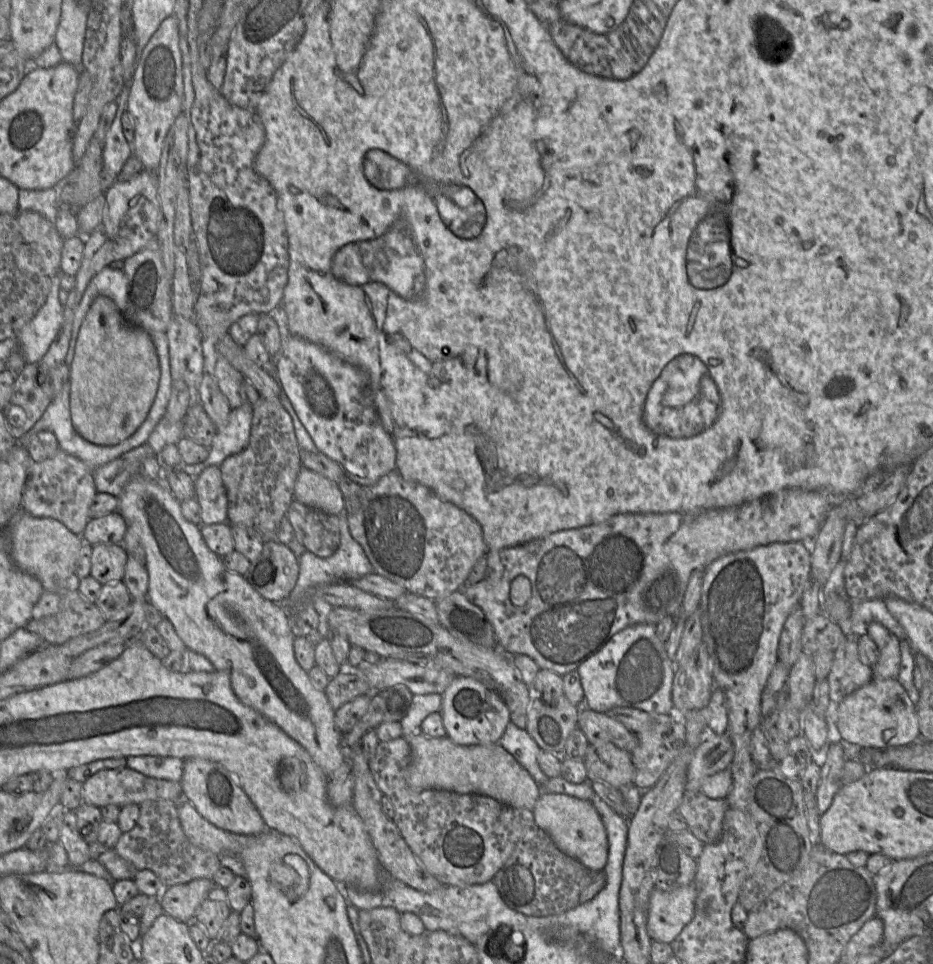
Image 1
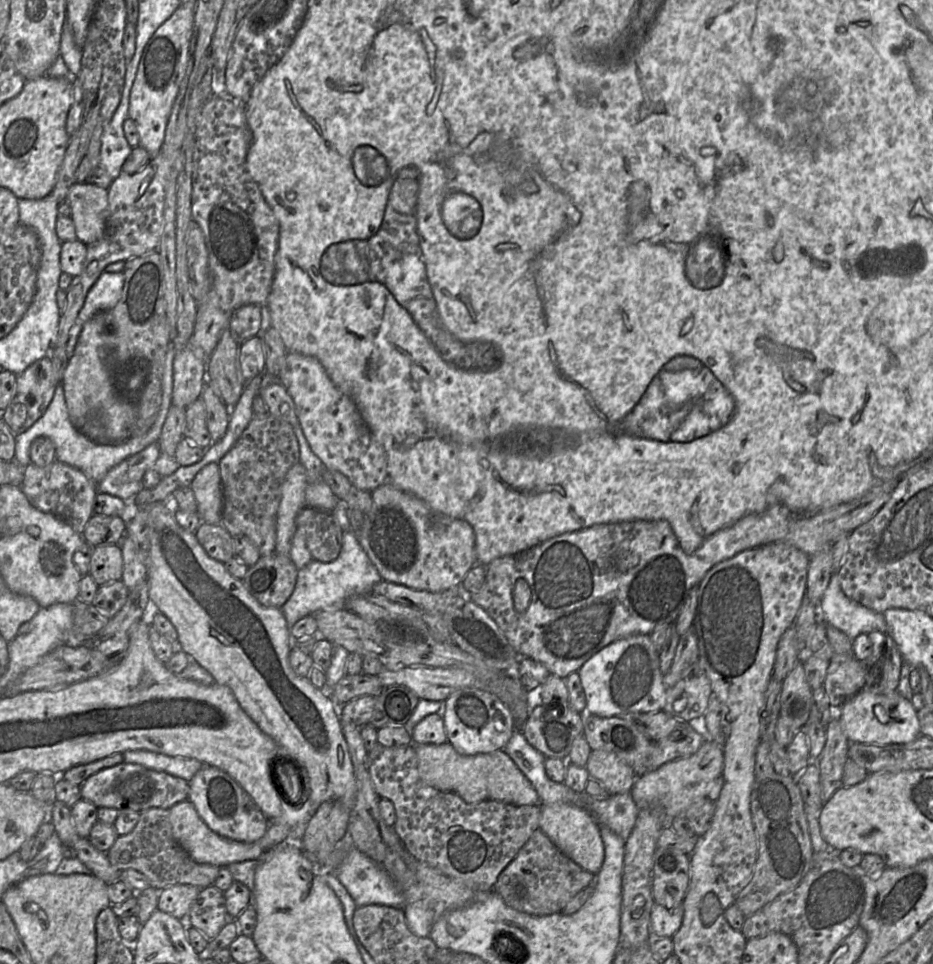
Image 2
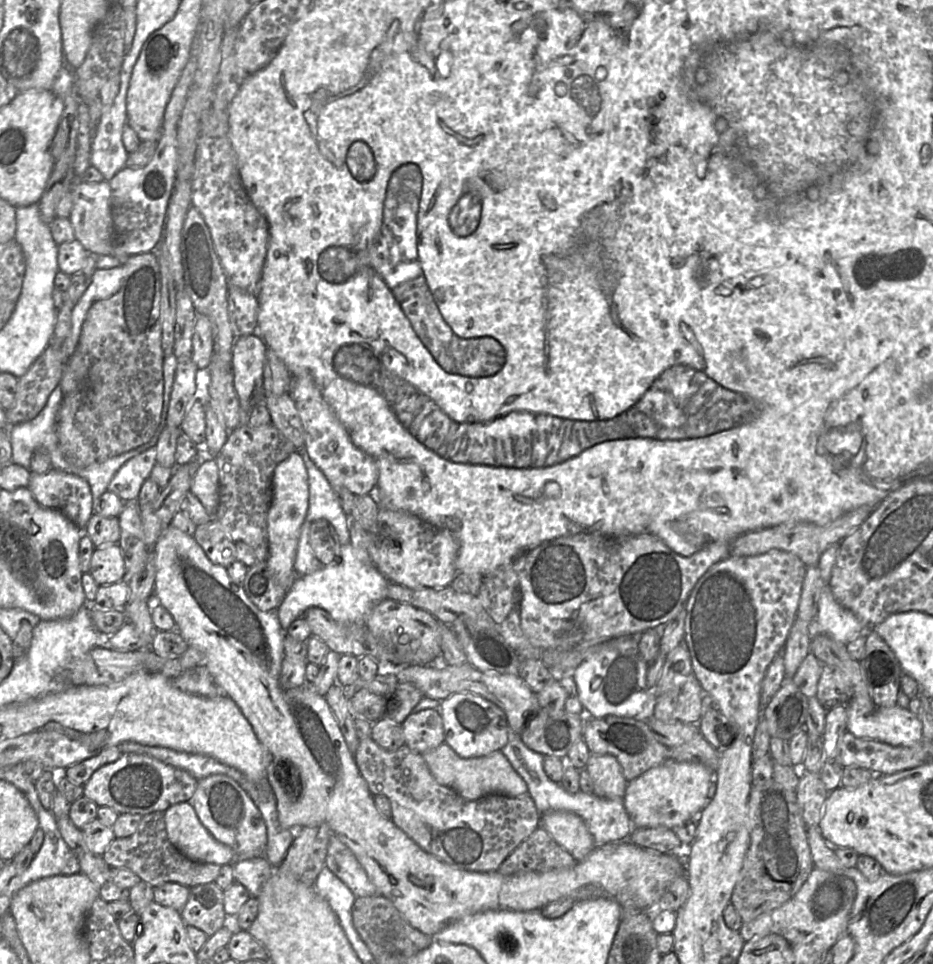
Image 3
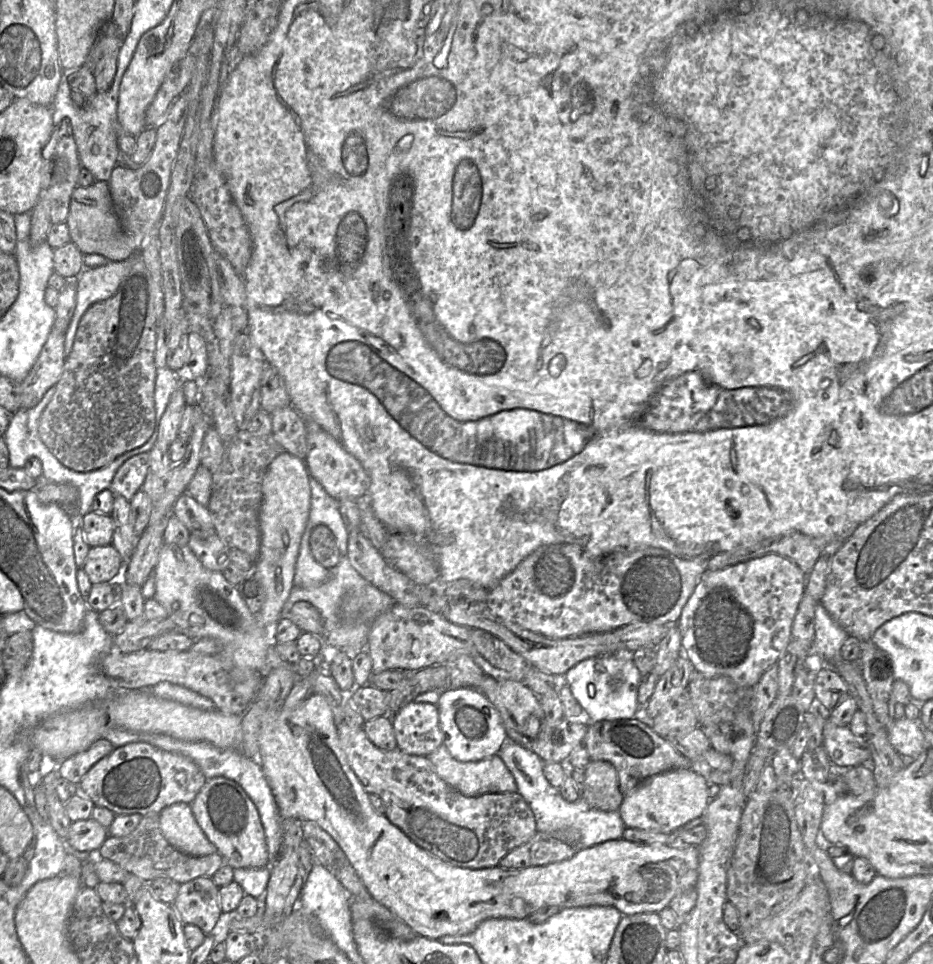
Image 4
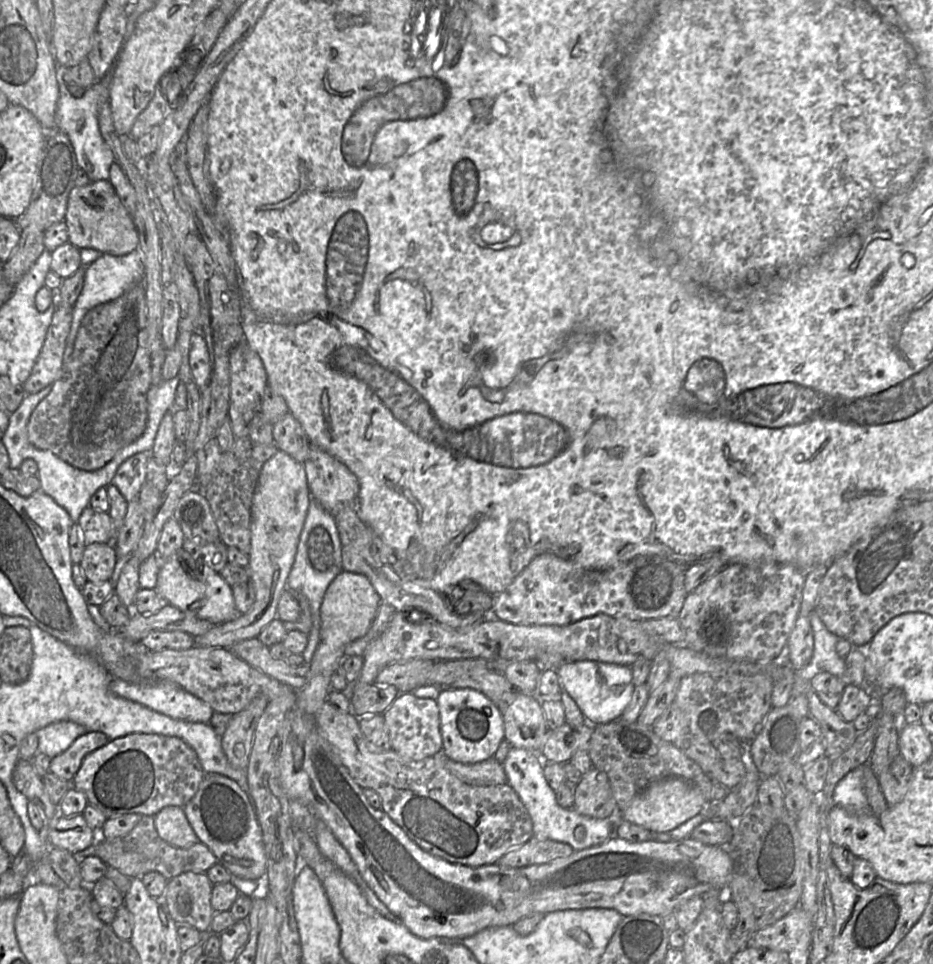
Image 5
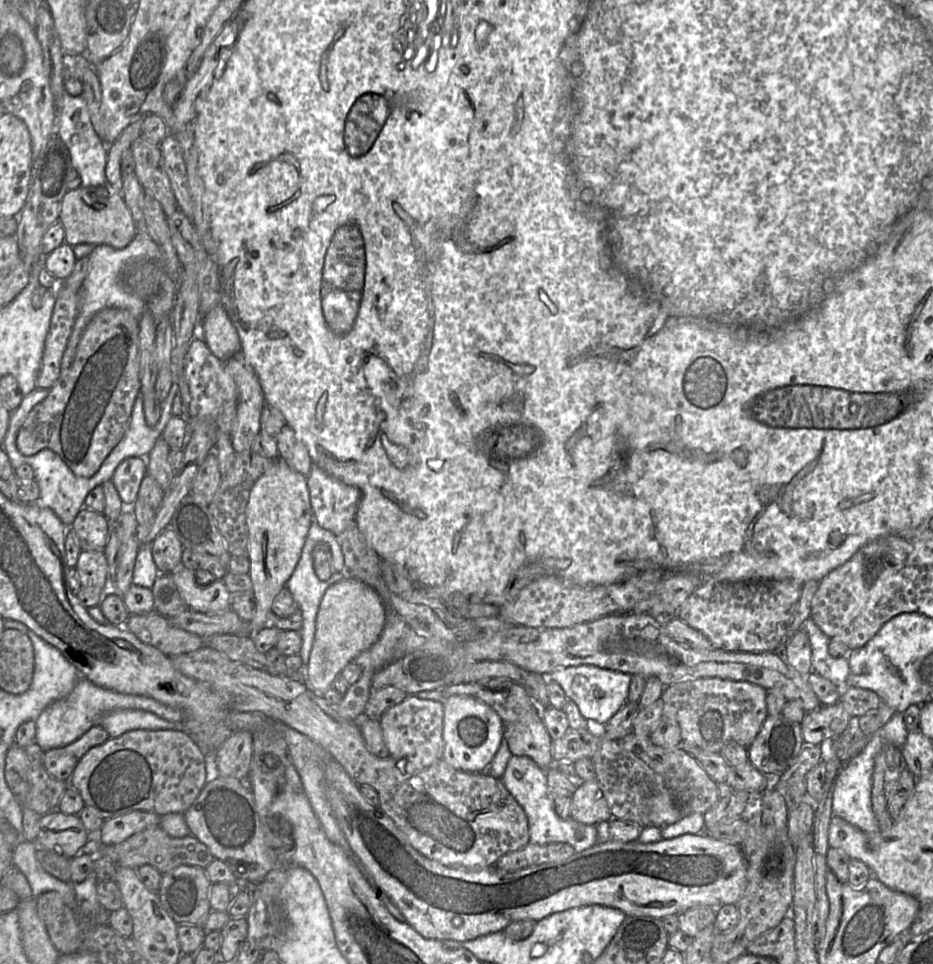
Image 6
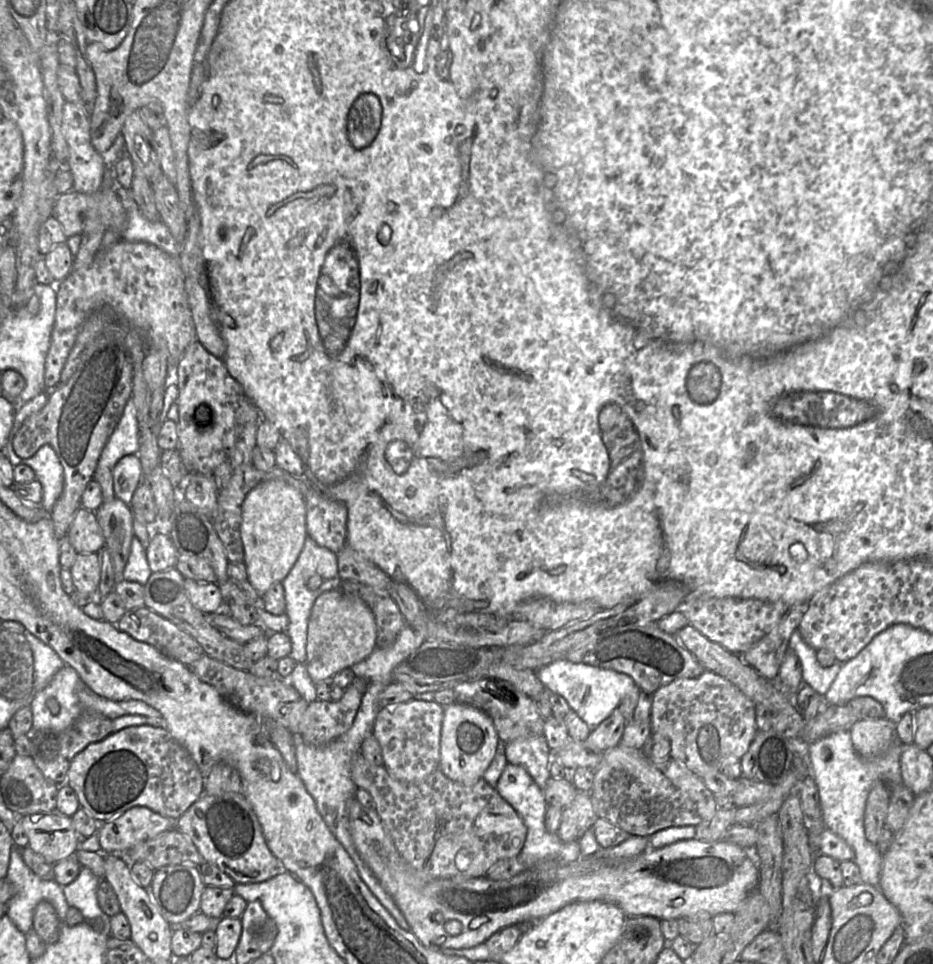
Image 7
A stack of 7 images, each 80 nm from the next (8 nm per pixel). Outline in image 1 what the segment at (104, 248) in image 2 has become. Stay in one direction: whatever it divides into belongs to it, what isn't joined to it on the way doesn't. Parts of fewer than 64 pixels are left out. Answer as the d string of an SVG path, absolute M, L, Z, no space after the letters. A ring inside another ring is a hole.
M144 169L128 181L116 180L105 191L106 204L102 221L98 227L85 237L85 249L80 269L75 276L75 286L68 292L68 301L63 309L61 329L49 347L46 355L38 362L39 366L51 377L52 371L65 363L68 352L75 312L83 294L92 280L111 263L137 254L150 241L157 240L160 221L160 202L158 197L158 177L156 171Z

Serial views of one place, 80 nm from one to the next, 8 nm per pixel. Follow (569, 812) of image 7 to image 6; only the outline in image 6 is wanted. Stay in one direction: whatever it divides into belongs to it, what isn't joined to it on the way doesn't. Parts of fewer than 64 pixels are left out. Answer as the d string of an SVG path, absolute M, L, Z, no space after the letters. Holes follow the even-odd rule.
M596 778L578 783L572 795L570 817L585 825L596 825L612 819L608 803Z

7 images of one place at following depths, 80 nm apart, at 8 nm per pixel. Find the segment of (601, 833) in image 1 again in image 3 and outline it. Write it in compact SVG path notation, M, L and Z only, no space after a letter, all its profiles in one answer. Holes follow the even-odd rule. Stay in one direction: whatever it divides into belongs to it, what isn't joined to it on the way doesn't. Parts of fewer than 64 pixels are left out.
M551 811L541 814L540 826L579 862L596 847L583 819L569 811Z

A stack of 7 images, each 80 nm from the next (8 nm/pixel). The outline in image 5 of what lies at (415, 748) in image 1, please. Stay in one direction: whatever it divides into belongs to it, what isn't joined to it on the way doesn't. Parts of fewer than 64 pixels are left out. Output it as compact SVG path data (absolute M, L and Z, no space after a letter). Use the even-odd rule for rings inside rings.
M440 752L439 756L445 767L467 784L481 786L507 784L504 766L494 757L475 764L464 764L449 759L443 752Z

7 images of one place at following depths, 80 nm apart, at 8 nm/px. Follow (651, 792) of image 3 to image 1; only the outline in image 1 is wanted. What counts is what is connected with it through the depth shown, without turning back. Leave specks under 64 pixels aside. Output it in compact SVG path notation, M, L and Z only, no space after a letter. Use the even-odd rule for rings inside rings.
M707 728L707 737L695 749L688 765L685 790L701 790L703 781L729 768L733 757L734 746L728 733L718 735Z

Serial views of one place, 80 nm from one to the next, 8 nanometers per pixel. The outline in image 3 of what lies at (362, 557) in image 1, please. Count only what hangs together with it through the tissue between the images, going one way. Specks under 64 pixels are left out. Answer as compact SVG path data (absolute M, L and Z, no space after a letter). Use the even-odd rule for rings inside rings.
M348 542L341 546L340 554L332 563L319 570L296 577L292 587L287 592L276 614L284 632L291 623L302 617L311 607L324 609L339 623L364 623L373 607L387 598L387 588L390 581L383 576L373 563L361 561Z

